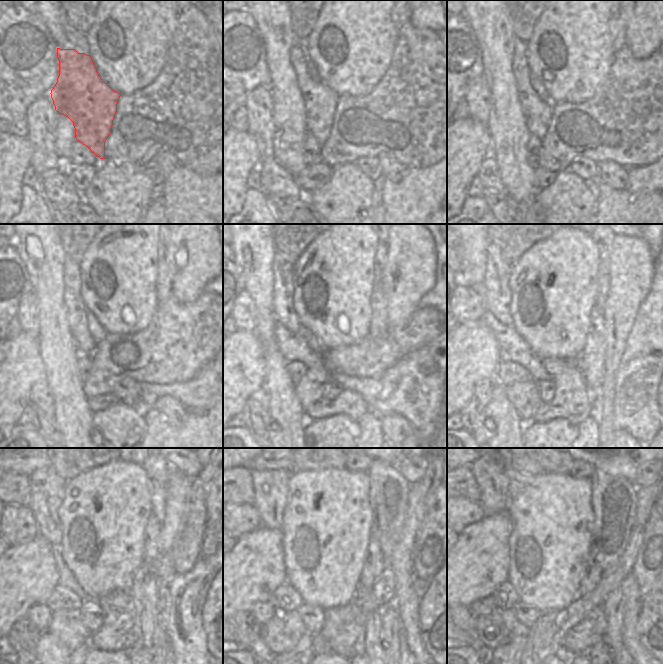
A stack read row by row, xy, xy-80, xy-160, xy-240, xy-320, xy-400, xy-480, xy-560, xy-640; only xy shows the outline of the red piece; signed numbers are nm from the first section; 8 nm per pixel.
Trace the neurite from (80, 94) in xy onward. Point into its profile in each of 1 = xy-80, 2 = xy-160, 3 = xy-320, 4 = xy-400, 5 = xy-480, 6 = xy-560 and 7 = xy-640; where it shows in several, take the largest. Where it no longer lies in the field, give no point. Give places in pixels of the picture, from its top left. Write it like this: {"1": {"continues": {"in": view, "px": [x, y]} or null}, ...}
{"1": {"continues": {"in": "xy-80", "px": [320, 101]}}, "2": {"continues": {"in": "xy-160", "px": [537, 112]}}, "3": {"continues": {"in": "xy-320", "px": [285, 314]}}, "4": {"continues": {"in": "xy-400", "px": [500, 266]}}, "5": {"continues": {"in": "xy-480", "px": [48, 488]}}, "6": {"continues": {"in": "xy-560", "px": [270, 487]}}, "7": {"continues": {"in": "xy-640", "px": [491, 476]}}}

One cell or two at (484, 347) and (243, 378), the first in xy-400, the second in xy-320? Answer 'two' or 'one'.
one

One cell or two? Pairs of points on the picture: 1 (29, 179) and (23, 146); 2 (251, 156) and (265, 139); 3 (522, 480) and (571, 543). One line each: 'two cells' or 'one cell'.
1: two cells
2: two cells
3: one cell

